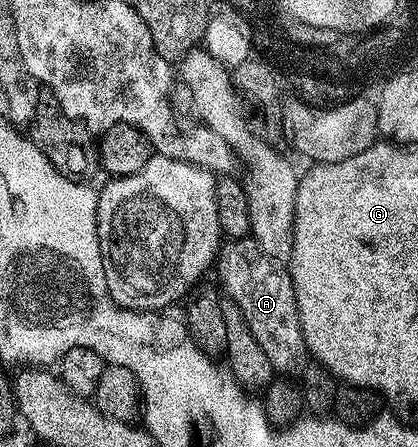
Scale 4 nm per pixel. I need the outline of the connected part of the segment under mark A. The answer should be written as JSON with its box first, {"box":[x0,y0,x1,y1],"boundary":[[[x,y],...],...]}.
{"box":[216,237,308,377],"boundary":[[[253,237],[227,242],[219,250],[216,271],[217,267],[217,282],[225,298],[240,305],[240,313],[244,313],[248,329],[252,329],[252,337],[260,341],[260,349],[264,349],[275,372],[286,377],[301,372],[308,362],[308,352],[300,325],[294,282],[289,274],[284,273],[283,268],[268,257],[268,253],[264,253],[264,249],[260,249]]]}

